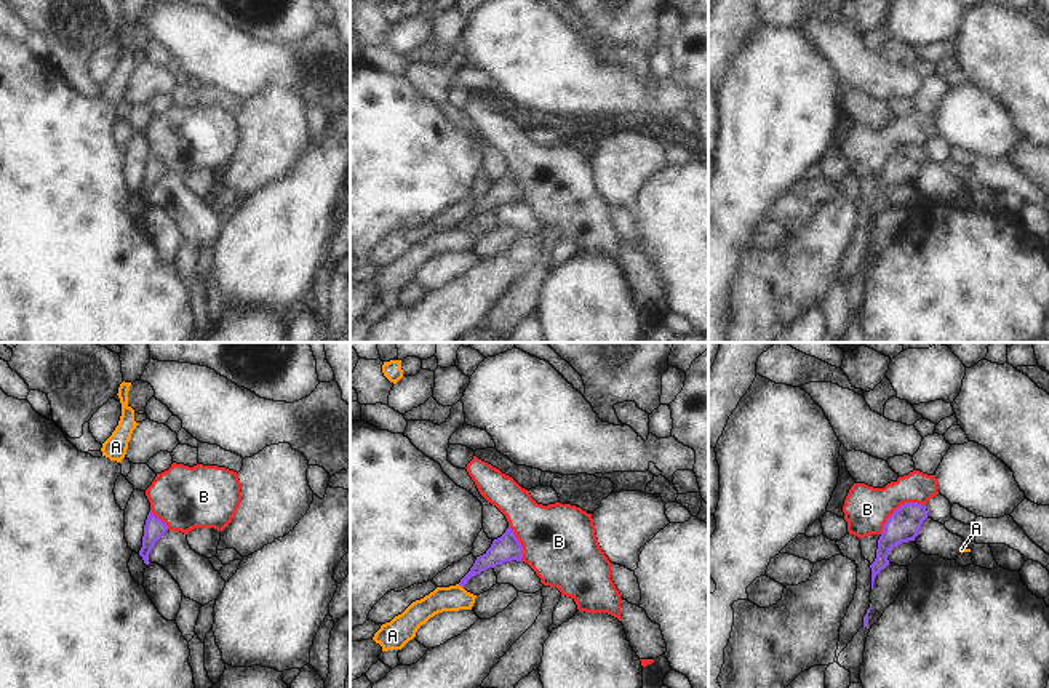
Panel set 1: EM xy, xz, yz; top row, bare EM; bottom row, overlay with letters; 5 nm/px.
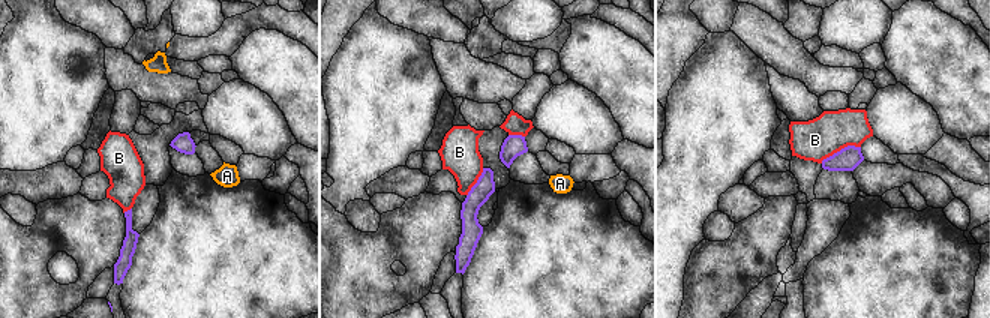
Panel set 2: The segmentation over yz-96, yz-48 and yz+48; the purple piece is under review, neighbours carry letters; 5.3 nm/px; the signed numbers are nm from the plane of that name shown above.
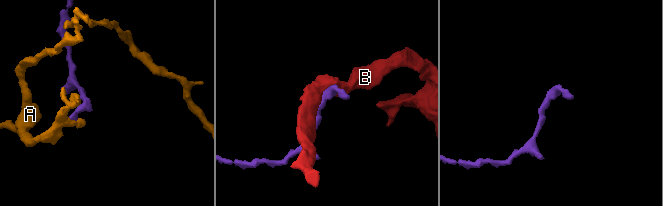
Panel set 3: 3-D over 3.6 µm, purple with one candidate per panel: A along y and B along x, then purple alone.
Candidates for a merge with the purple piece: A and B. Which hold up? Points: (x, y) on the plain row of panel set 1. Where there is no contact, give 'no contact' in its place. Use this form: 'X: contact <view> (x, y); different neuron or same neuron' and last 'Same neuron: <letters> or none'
A: contact xz (461, 228); different neuron
B: contact yz (899, 149); different neuron
Same neuron: none

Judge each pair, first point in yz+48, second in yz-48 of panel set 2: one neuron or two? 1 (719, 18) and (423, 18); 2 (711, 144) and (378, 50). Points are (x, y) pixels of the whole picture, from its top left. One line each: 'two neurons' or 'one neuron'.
1: one neuron
2: one neuron

